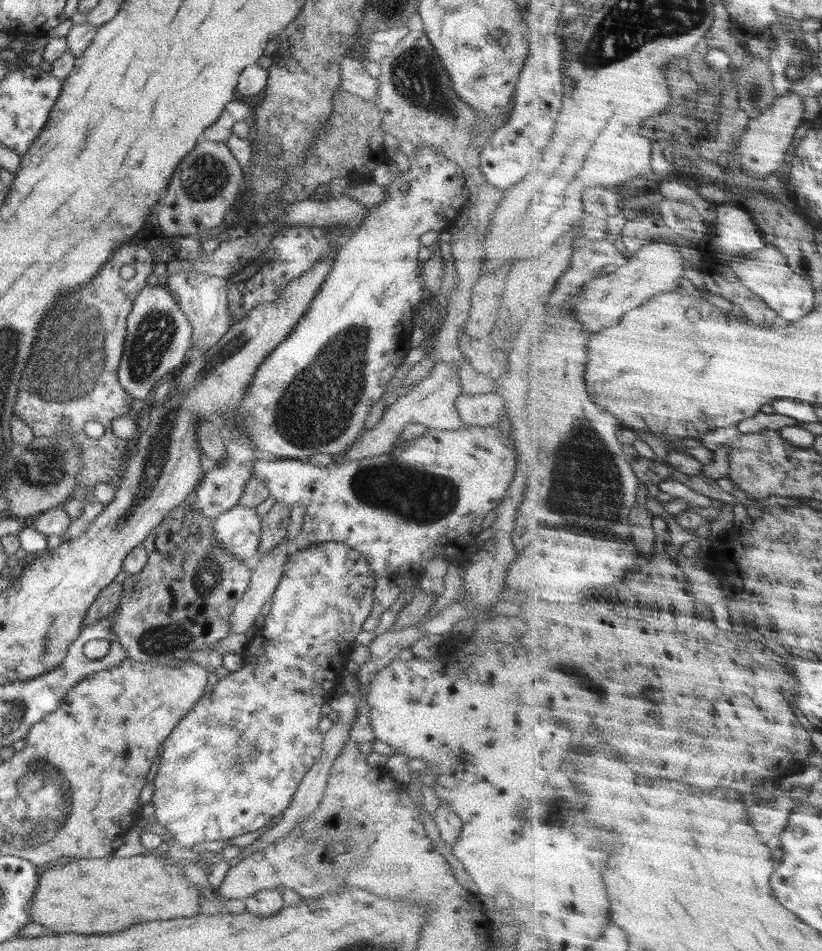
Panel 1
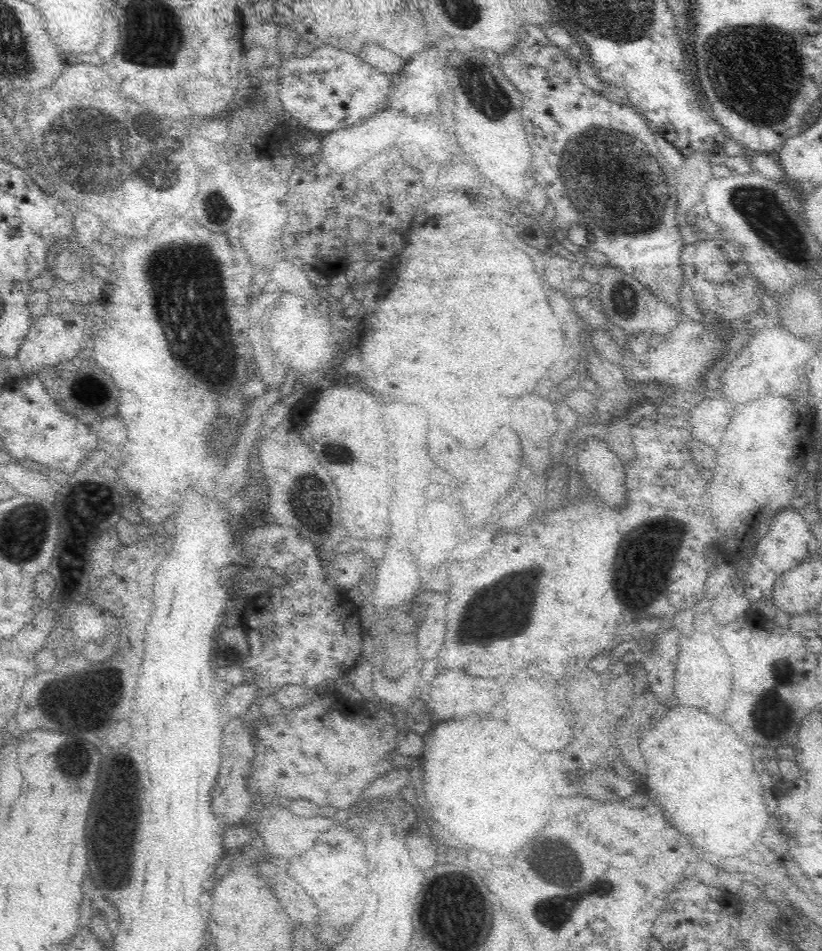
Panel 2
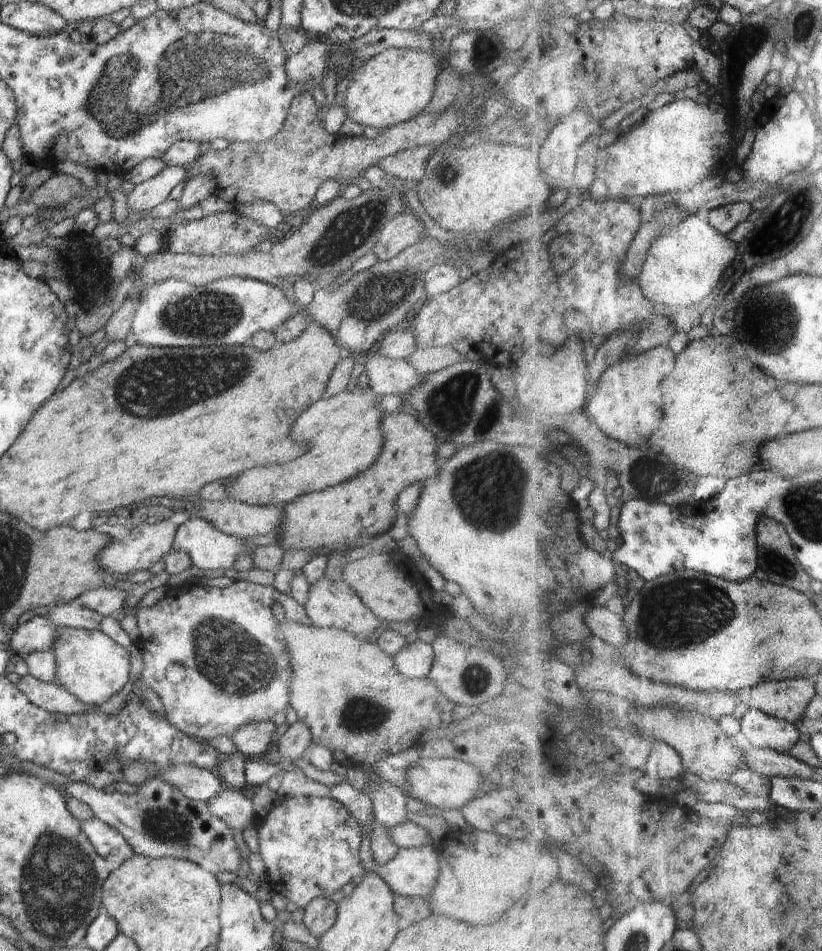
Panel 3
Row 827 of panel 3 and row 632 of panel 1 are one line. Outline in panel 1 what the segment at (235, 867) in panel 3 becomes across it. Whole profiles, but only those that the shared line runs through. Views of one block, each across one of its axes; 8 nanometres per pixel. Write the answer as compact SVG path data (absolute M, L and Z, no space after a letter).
M182 501L152 529L142 542L148 554L148 563L139 573L128 575L122 584L121 600L113 616L111 631L131 660L167 665L171 659L187 661L192 651L206 649L211 652L213 645L230 634L231 609L249 590L252 563L222 547L212 527L214 519L194 513L190 506Z

